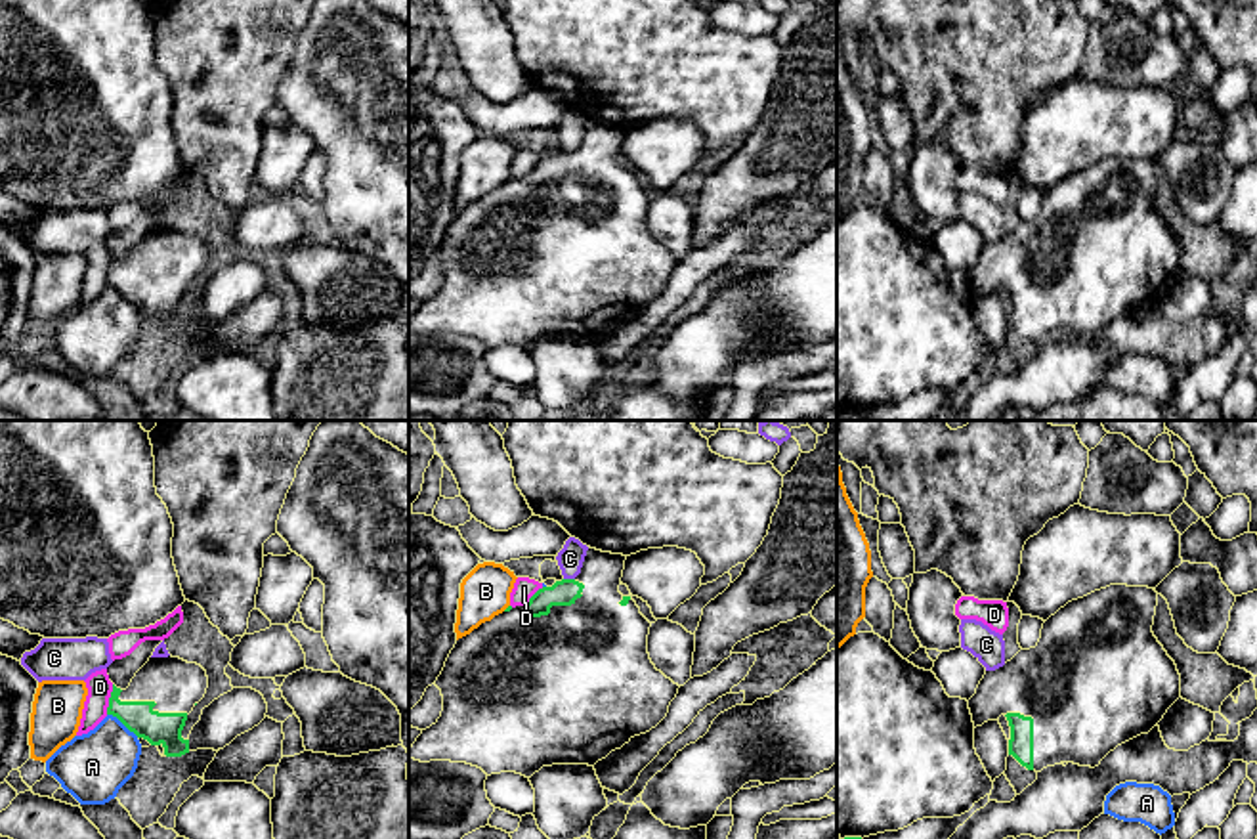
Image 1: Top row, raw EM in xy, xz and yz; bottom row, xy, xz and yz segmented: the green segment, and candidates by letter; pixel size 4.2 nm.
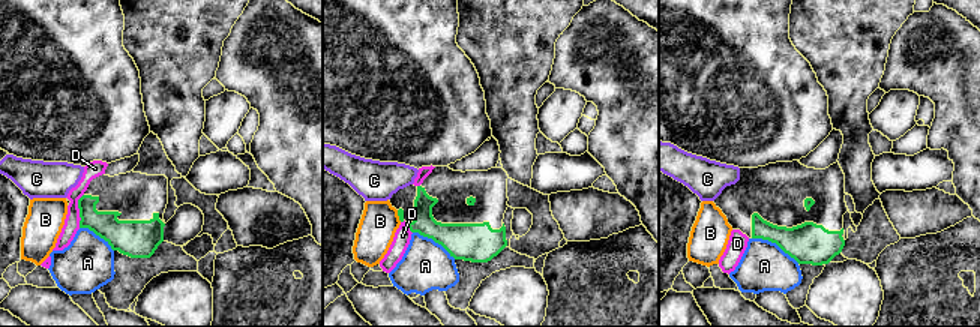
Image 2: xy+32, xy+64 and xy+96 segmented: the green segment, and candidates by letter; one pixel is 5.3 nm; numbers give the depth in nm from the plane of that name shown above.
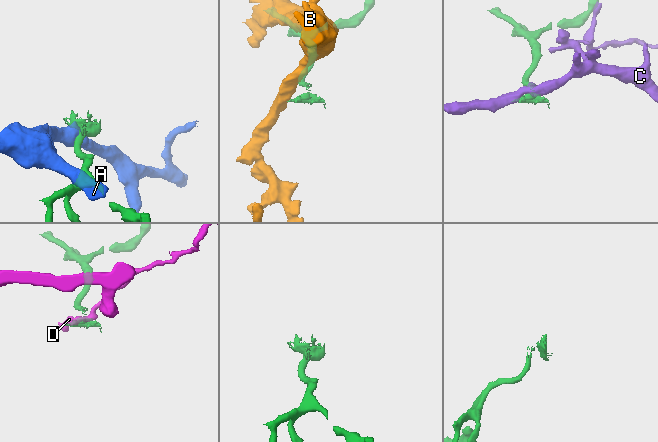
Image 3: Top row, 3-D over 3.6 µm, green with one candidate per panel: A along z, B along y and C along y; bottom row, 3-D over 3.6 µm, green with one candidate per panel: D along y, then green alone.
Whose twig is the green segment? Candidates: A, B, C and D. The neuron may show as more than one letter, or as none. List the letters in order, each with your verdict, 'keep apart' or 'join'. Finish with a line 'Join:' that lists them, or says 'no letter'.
A: keep apart
B: keep apart
C: keep apart
D: keep apart
Join: no letter

